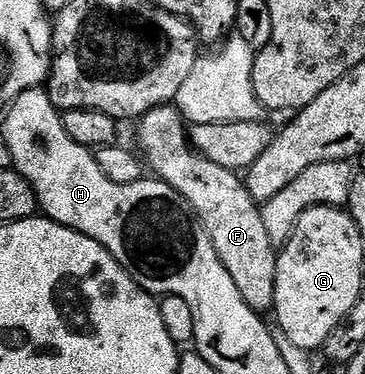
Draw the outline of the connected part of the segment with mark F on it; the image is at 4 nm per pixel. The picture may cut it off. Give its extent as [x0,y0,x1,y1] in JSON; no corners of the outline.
[138,104,278,315]

